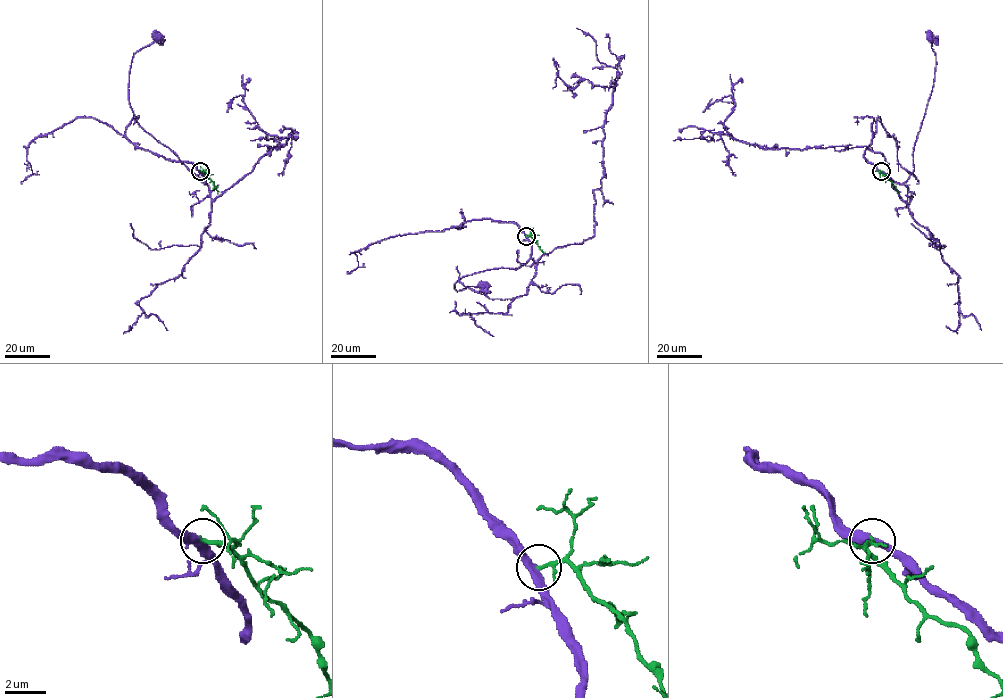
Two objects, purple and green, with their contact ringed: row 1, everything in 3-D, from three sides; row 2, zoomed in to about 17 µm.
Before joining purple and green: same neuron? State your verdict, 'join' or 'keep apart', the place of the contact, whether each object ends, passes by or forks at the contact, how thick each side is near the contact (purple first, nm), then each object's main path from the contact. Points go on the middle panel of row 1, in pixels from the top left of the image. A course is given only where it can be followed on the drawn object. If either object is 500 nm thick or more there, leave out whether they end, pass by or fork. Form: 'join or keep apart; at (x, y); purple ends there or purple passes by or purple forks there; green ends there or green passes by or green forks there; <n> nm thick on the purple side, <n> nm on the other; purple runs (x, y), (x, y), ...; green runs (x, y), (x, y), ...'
keep apart; at (526, 236); purple passes by; green passes by; 360 nm thick on the purple side, 140 nm on the other; purple runs (527, 236), (531, 258), (524, 264), (468, 274), (454, 287), (458, 291), (482, 285); green runs (527, 236), (536, 242), (543, 253)

